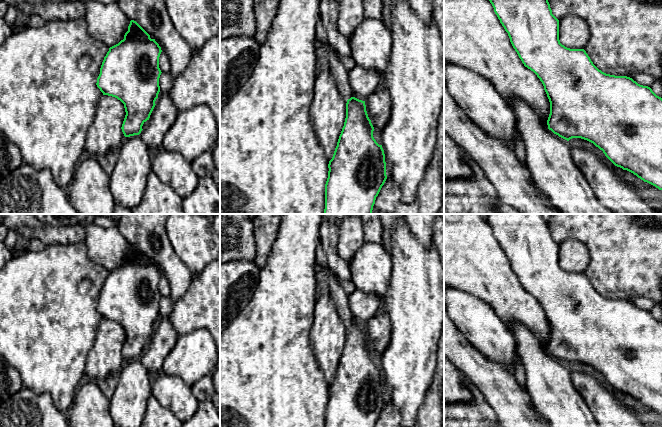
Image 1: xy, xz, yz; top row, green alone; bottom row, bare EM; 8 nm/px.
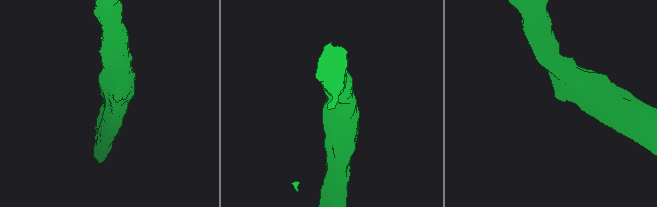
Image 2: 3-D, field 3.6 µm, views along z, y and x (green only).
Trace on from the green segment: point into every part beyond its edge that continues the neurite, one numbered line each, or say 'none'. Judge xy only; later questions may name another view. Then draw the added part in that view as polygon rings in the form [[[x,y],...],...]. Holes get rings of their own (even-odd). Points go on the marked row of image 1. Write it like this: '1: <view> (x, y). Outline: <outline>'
none

